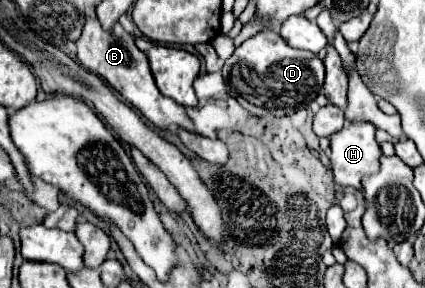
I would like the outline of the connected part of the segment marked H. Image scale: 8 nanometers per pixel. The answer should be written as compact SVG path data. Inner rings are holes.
M346 121L344 127L330 137L330 161L334 181L340 187L350 185L362 189L360 179L378 171L382 151L374 139L374 131L374 125L368 121Z

